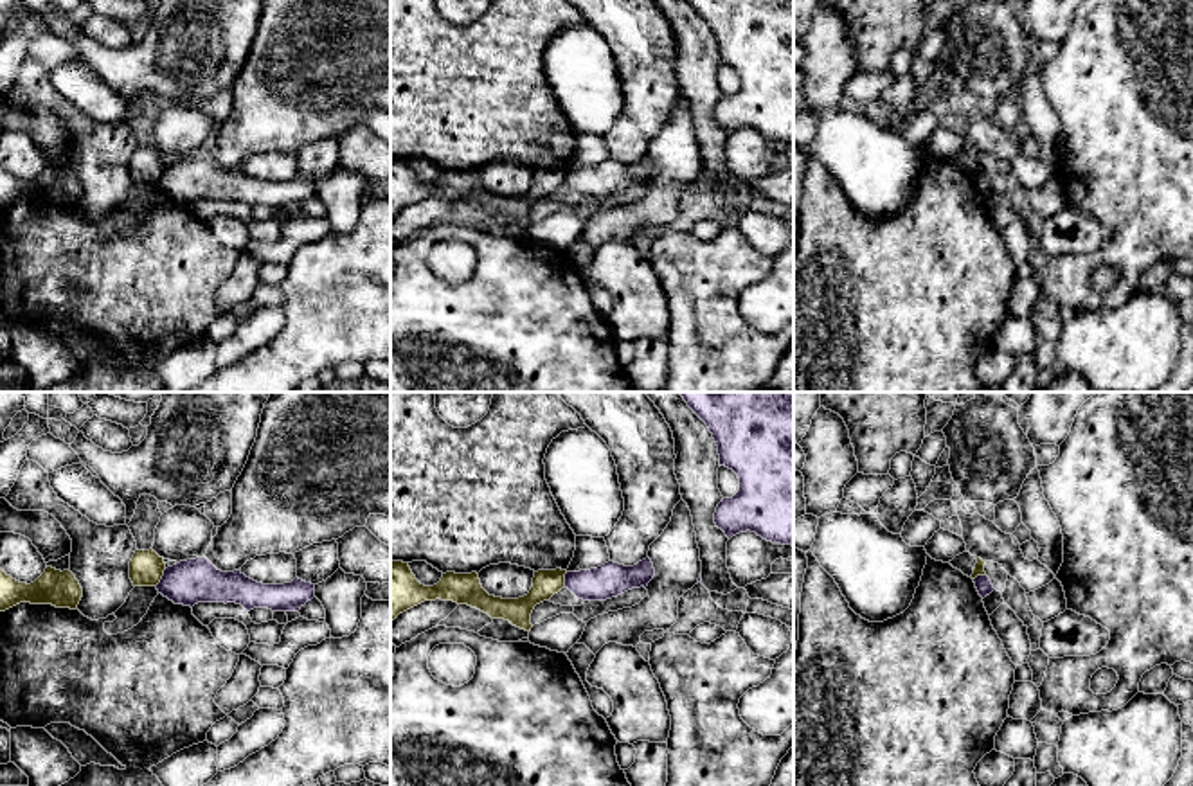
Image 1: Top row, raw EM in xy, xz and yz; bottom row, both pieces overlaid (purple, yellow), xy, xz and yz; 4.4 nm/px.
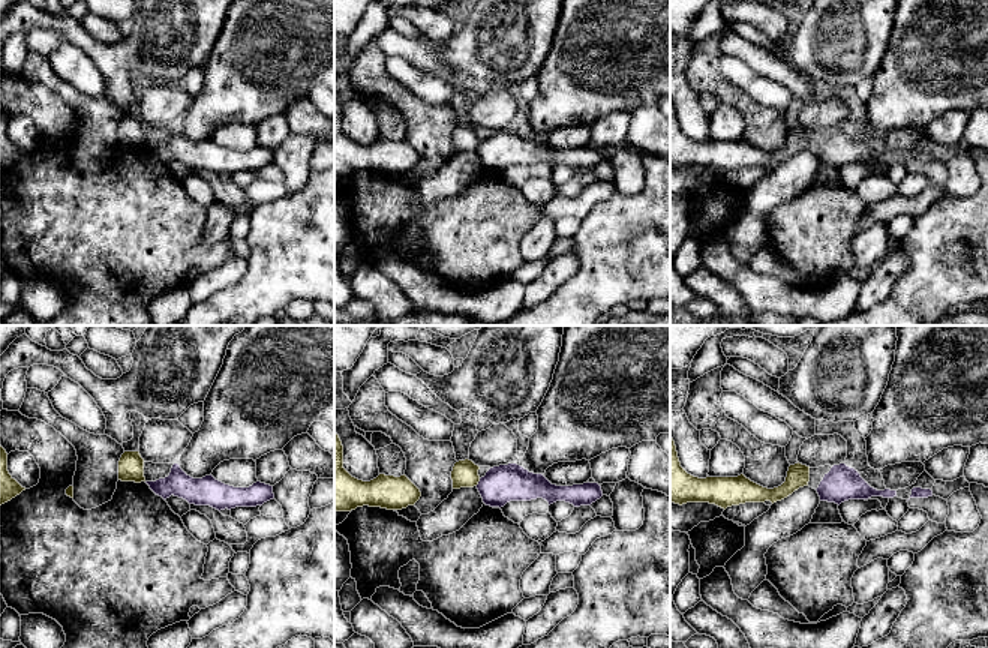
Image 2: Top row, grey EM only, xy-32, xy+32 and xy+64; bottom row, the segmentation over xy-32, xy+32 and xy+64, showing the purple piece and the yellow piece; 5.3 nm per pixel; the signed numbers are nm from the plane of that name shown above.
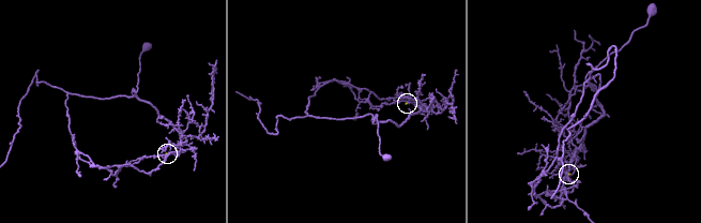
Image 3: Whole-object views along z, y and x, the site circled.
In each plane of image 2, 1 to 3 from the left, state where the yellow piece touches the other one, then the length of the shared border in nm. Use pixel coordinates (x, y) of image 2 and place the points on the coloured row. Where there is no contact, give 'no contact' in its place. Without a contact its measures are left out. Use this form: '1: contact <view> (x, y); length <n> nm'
1: no contact
2: contact xy+32 (479, 482); length 50 nm
3: no contact

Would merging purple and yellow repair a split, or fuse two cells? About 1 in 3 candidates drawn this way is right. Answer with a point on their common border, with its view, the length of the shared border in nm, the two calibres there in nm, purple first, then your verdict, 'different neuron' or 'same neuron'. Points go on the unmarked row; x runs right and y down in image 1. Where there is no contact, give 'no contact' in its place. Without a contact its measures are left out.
xy (162, 175) | 90 nm | 200/160 nm | different neuron

